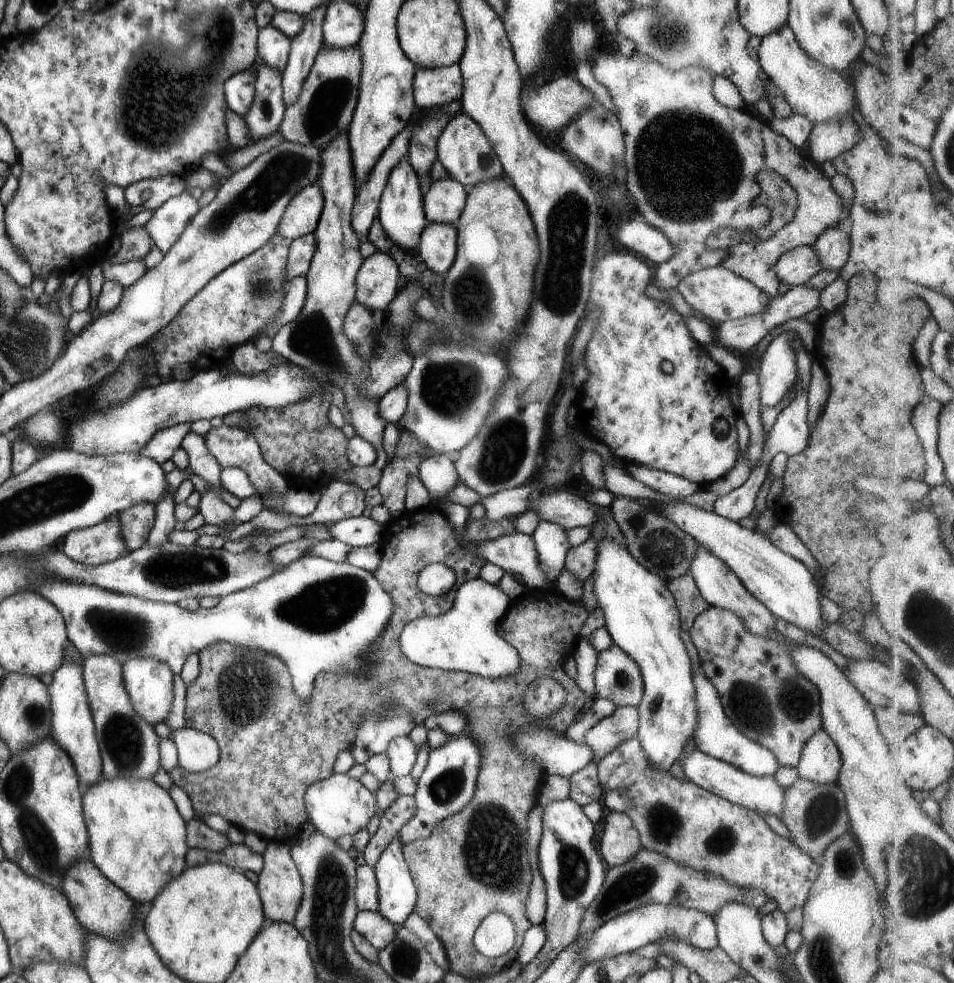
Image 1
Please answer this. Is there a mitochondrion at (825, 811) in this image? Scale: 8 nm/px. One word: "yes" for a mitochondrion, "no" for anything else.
yes

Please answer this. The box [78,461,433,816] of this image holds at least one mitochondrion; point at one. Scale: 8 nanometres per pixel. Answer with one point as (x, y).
(324, 606)

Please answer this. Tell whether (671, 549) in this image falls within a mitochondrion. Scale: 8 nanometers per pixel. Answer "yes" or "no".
yes

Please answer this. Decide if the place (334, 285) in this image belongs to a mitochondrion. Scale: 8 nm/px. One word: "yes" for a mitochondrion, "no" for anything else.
no

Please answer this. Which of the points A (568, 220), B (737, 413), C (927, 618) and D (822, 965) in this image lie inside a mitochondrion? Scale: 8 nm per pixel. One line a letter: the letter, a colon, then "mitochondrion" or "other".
A: mitochondrion
B: other
C: mitochondrion
D: mitochondrion

